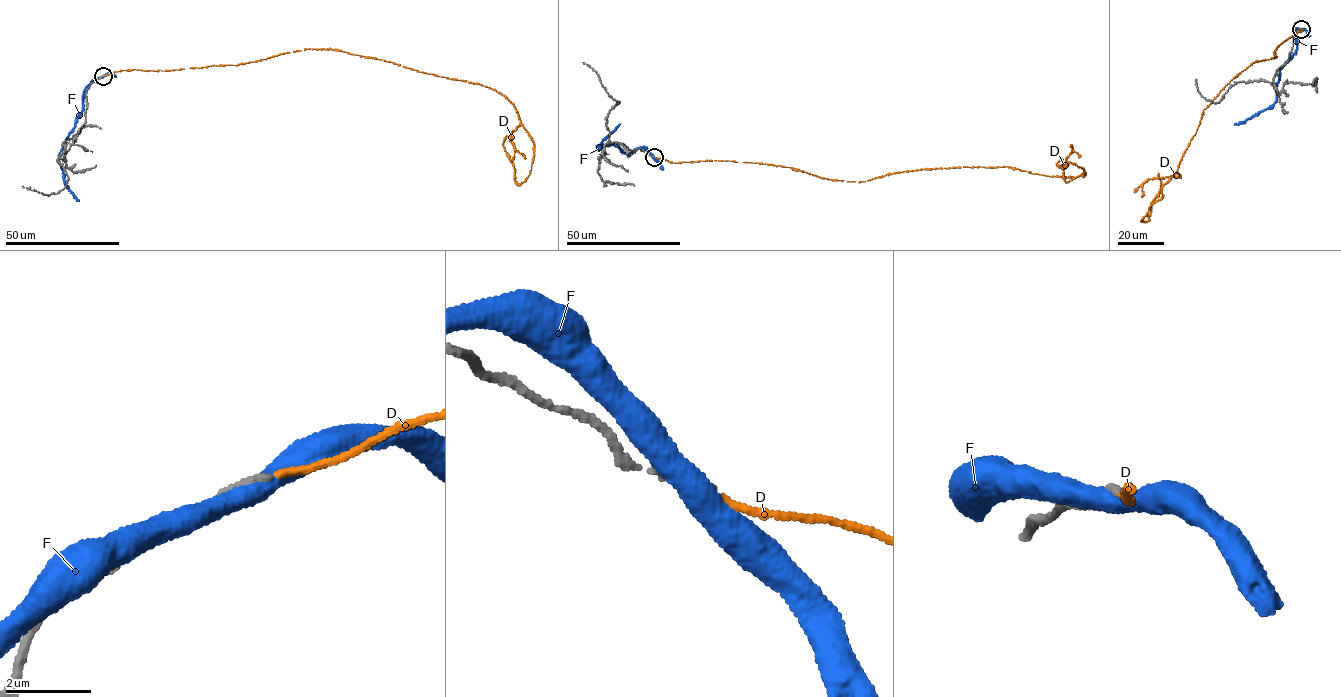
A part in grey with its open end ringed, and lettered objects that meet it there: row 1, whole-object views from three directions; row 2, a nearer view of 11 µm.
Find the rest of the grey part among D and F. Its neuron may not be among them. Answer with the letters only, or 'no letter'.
D

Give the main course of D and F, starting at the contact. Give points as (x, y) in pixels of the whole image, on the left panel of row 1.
D: (103, 76), (338, 49), (505, 96), (534, 145), (530, 174), (518, 185), (504, 146), (507, 135)
F: (101, 76), (85, 91), (82, 112), (59, 154), (64, 183), (79, 200)

